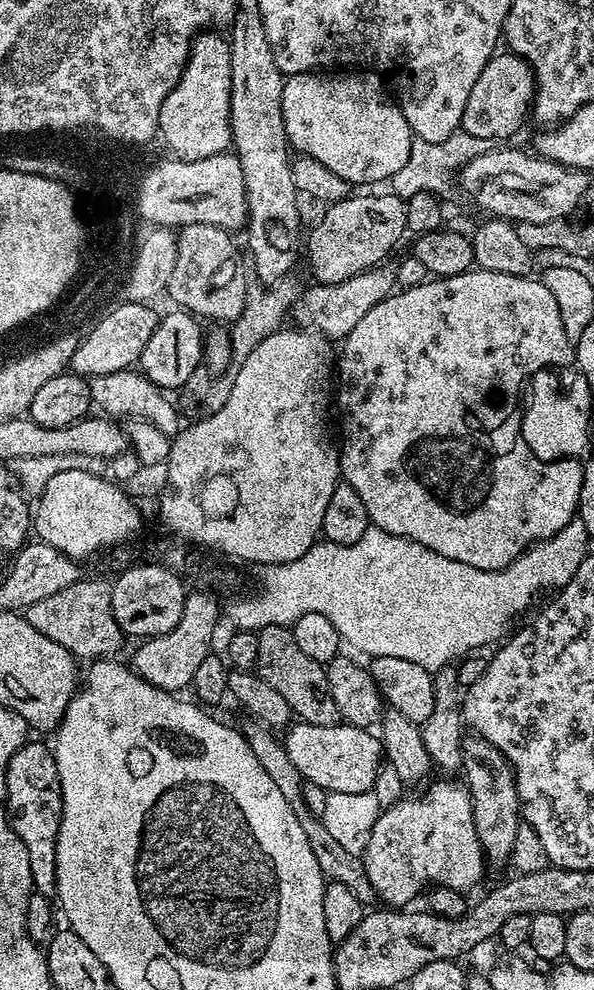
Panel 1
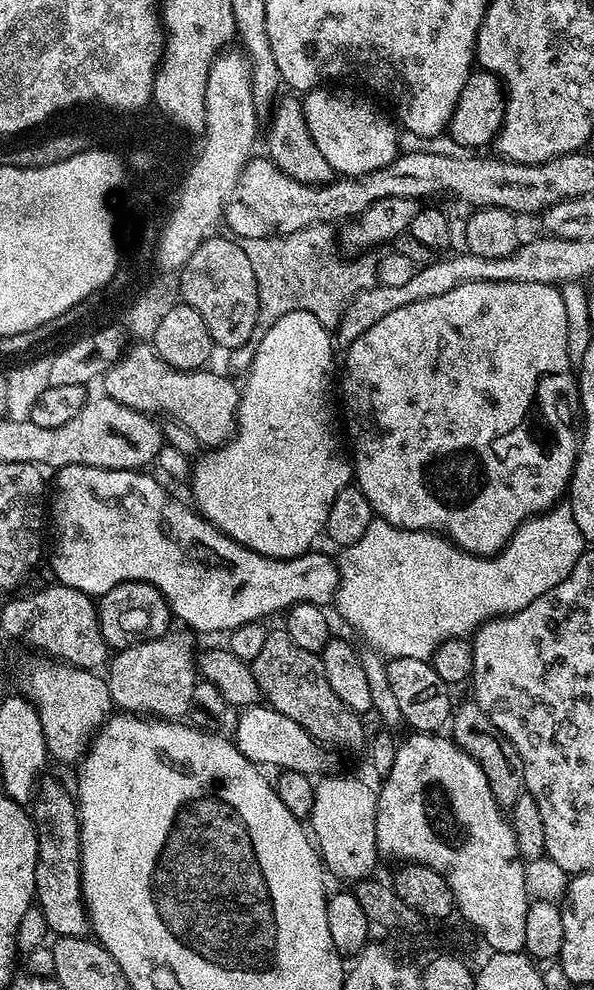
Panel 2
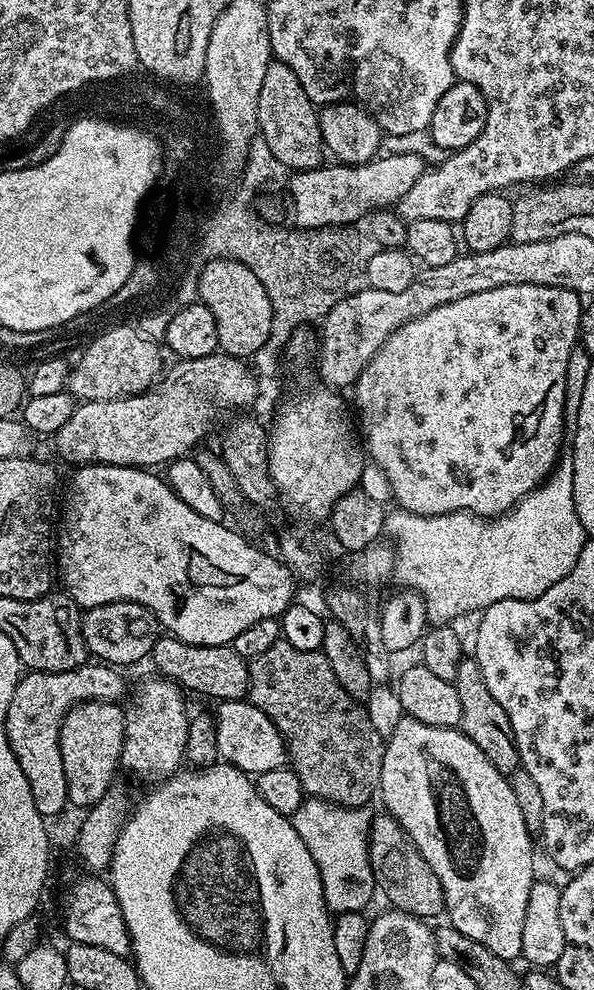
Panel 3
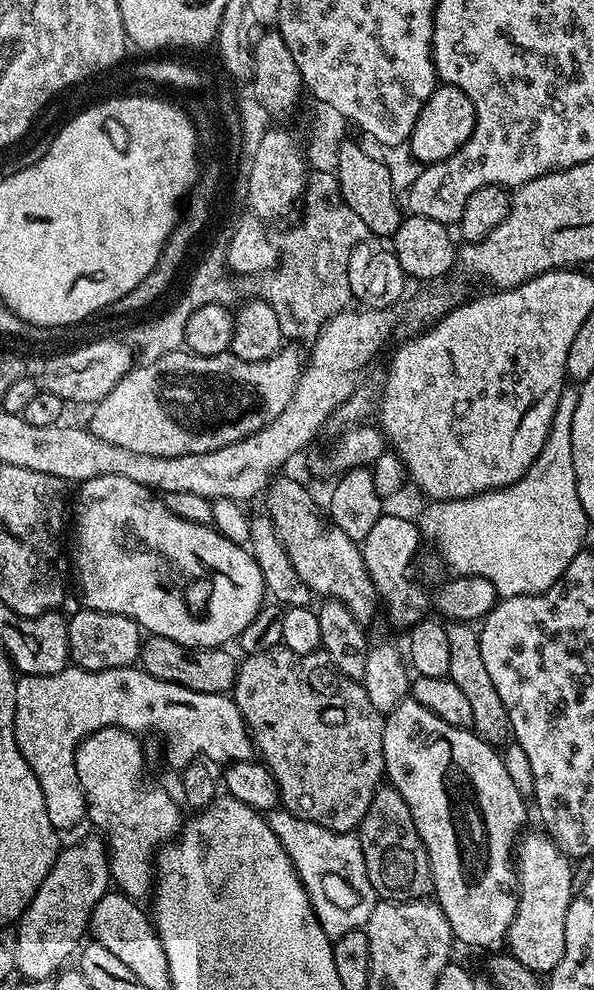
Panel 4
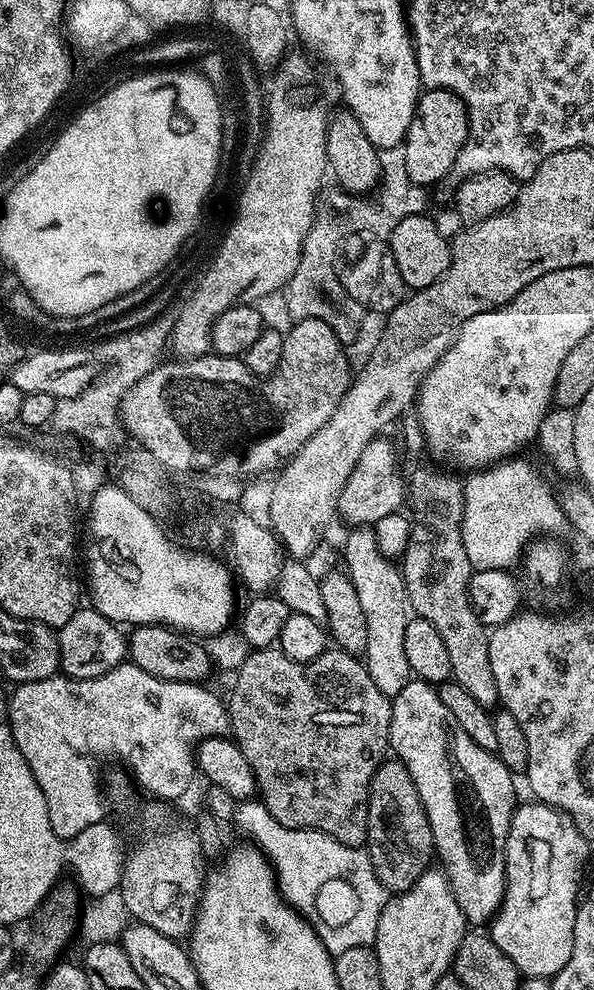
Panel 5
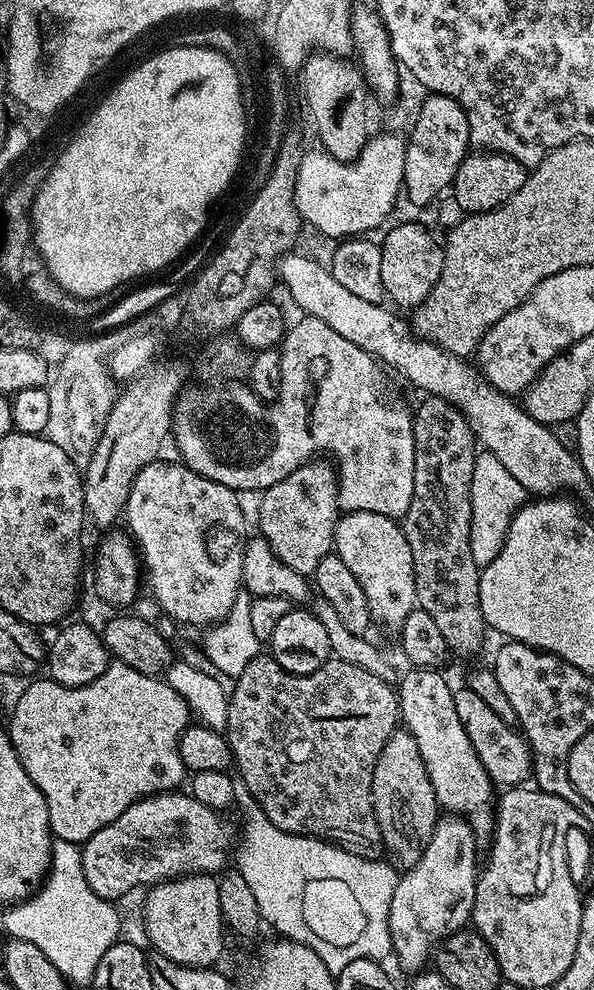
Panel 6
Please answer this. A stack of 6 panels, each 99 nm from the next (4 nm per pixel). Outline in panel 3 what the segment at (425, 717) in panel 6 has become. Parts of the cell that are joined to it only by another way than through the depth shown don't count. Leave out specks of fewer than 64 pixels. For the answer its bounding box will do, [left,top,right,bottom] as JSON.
[378,716,534,962]

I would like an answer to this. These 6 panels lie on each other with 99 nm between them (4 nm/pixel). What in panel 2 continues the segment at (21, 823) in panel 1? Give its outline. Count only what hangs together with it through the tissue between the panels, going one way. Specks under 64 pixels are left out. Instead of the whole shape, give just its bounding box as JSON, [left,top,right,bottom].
[30,780,90,937]

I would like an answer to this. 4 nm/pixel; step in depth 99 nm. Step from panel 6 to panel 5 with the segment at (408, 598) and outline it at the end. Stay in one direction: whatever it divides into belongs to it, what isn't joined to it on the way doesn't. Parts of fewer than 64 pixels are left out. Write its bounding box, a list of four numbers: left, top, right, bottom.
[343,526,413,698]

